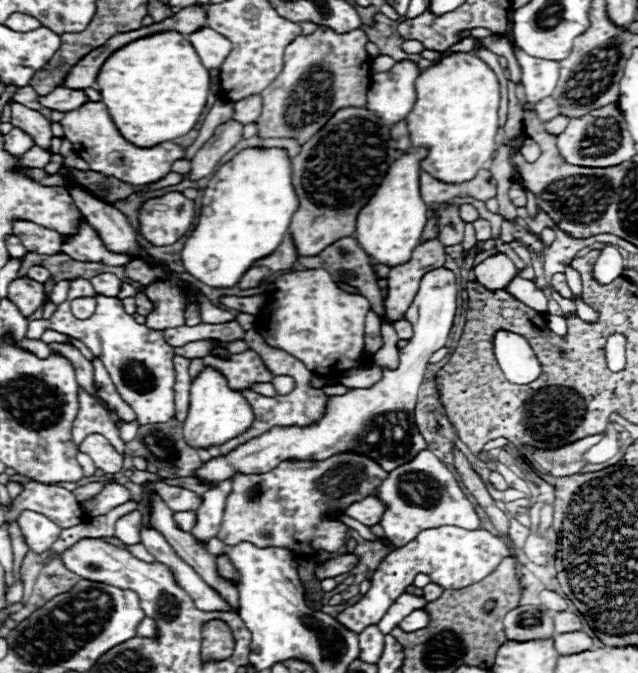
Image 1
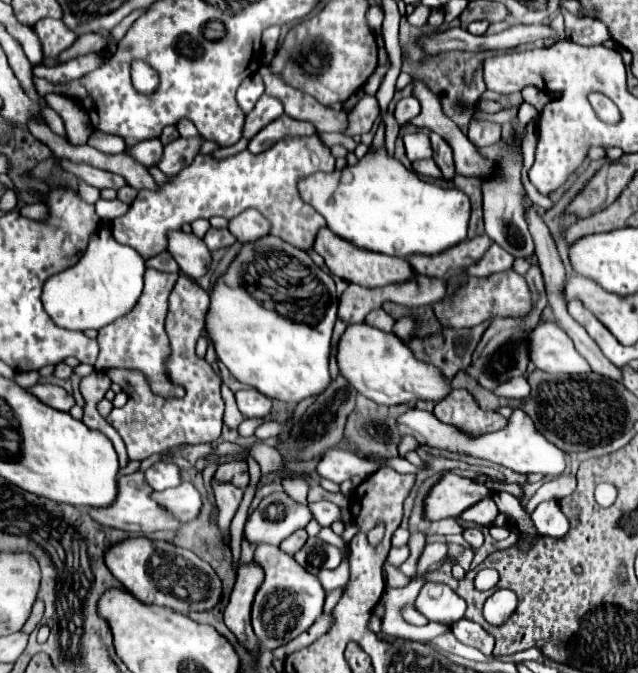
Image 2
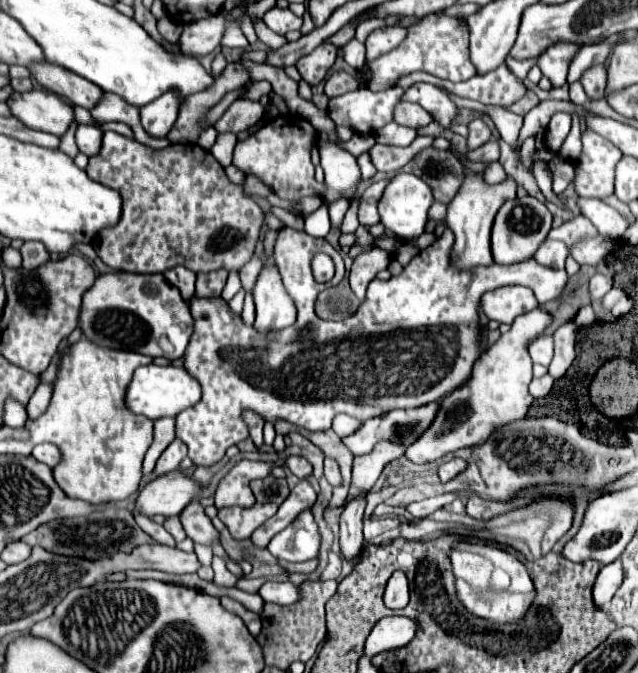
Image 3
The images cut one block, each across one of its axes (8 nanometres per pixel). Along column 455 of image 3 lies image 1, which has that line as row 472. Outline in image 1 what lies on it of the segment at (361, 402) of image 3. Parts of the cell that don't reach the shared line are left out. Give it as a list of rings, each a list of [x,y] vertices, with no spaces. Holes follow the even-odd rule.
[[[340,452],[318,462],[284,460],[266,474],[236,474],[232,492],[226,498],[218,540],[226,546],[240,542],[252,542],[258,548],[280,546],[300,558],[320,550],[338,552],[346,542],[348,526],[336,514],[344,514],[350,504],[372,496],[386,478],[388,472],[376,460],[358,452]]]

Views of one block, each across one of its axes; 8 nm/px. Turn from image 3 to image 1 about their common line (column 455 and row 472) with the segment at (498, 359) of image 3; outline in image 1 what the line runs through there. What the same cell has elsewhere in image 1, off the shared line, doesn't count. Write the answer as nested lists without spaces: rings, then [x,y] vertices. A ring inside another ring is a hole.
[[[430,450],[420,452],[416,460],[392,470],[388,480],[384,480],[384,484],[376,490],[376,496],[390,506],[382,518],[382,528],[386,532],[386,538],[394,546],[408,544],[426,528],[438,526],[458,526],[466,530],[480,528],[480,518],[472,502],[466,498],[448,466],[442,460],[438,460]]]

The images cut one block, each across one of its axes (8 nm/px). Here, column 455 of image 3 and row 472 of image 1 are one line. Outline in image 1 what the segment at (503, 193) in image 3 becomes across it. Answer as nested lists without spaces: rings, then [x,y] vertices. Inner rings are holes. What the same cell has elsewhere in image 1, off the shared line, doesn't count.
[[[446,268],[426,272],[416,298],[406,312],[406,318],[412,322],[414,336],[408,342],[408,346],[400,350],[400,368],[384,370],[384,378],[372,388],[356,388],[344,396],[332,396],[328,402],[326,416],[318,424],[310,428],[272,428],[266,434],[256,436],[246,444],[238,446],[228,456],[212,458],[204,466],[200,466],[200,472],[196,472],[196,476],[212,482],[222,482],[226,478],[232,478],[236,472],[264,474],[288,458],[324,460],[340,450],[358,450],[374,458],[386,472],[392,472],[402,464],[408,464],[422,450],[428,450],[428,444],[414,422],[414,406],[428,360],[436,350],[446,346],[454,314],[456,276]]]

